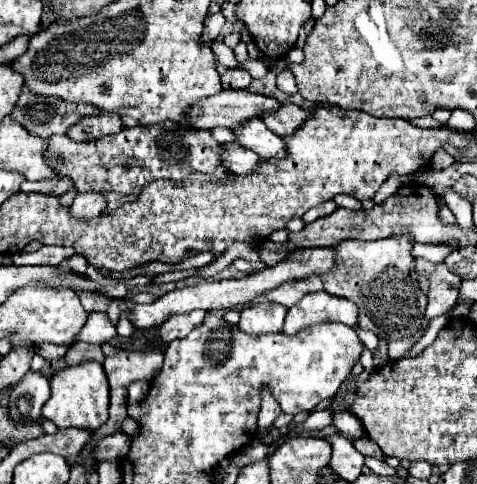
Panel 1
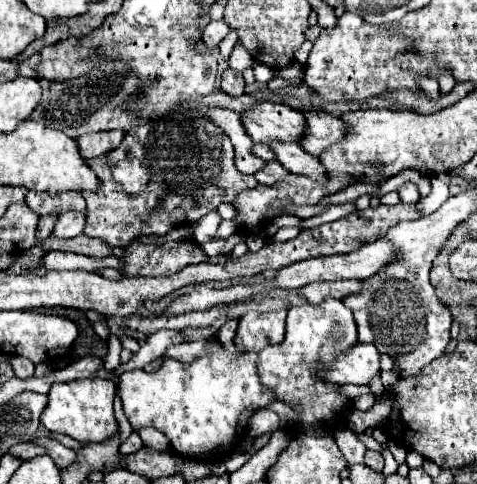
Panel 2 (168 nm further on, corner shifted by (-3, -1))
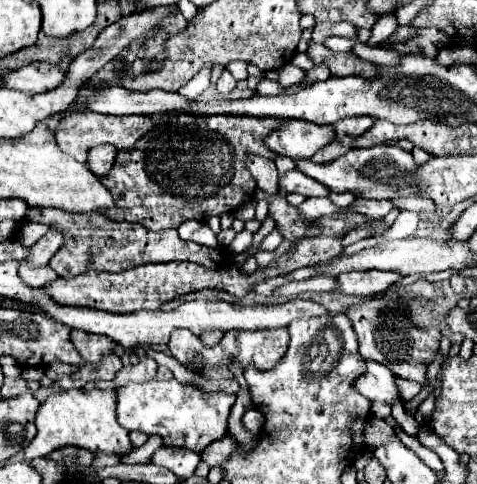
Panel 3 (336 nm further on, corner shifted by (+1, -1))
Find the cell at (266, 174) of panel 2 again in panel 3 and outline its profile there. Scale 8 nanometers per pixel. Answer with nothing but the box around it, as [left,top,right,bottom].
[278,169,330,197]

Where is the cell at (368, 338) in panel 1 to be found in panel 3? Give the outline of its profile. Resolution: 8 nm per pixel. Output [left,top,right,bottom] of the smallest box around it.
[396,377,422,402]

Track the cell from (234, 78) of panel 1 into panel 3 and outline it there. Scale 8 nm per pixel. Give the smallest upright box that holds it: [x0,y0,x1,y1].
[216,69,236,93]

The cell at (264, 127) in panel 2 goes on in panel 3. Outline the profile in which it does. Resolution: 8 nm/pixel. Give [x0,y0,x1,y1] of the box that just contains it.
[264,119,334,159]

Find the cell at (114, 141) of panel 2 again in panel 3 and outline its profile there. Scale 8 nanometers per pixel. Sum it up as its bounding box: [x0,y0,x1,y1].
[86,145,116,175]

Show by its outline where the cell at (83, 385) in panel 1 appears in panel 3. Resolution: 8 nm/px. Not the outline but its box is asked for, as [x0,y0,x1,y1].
[24,389,132,461]

